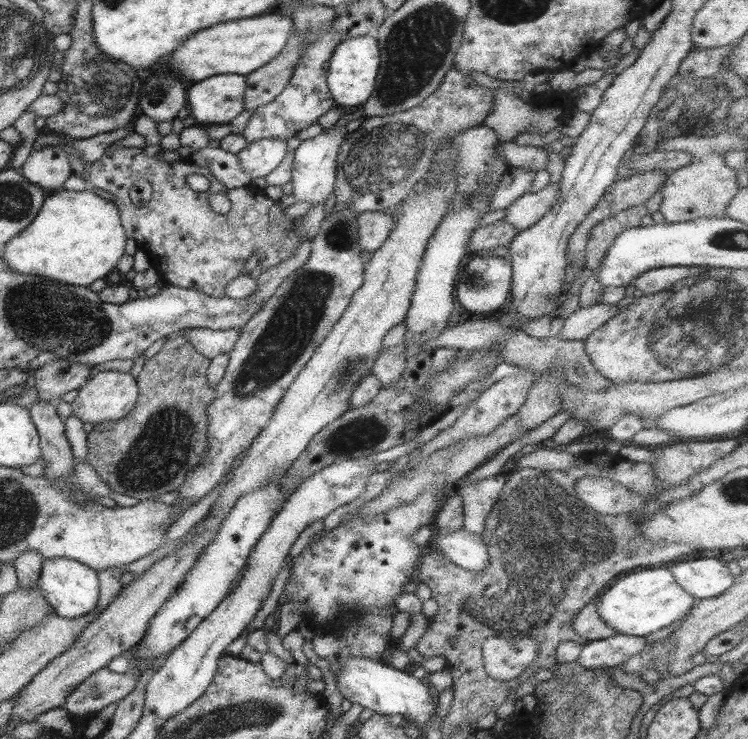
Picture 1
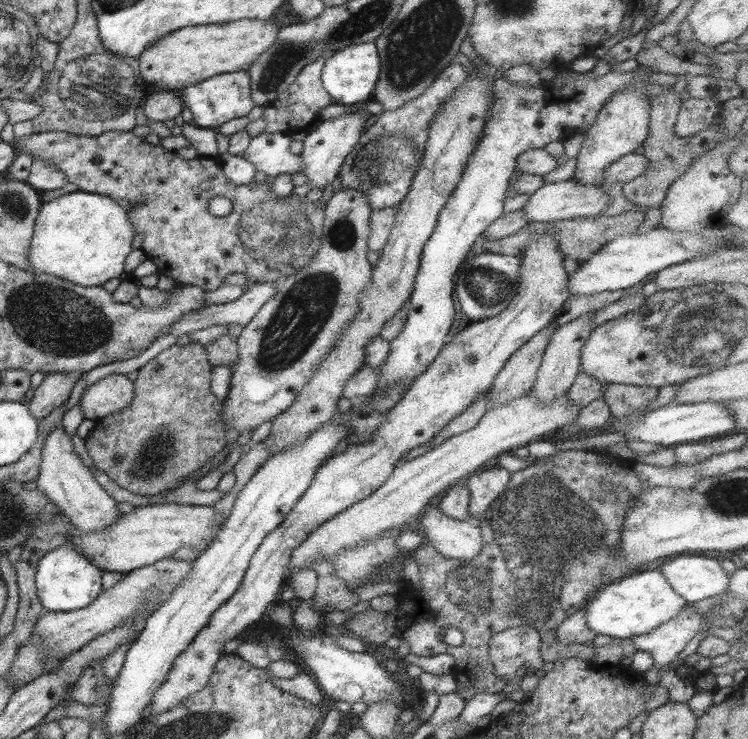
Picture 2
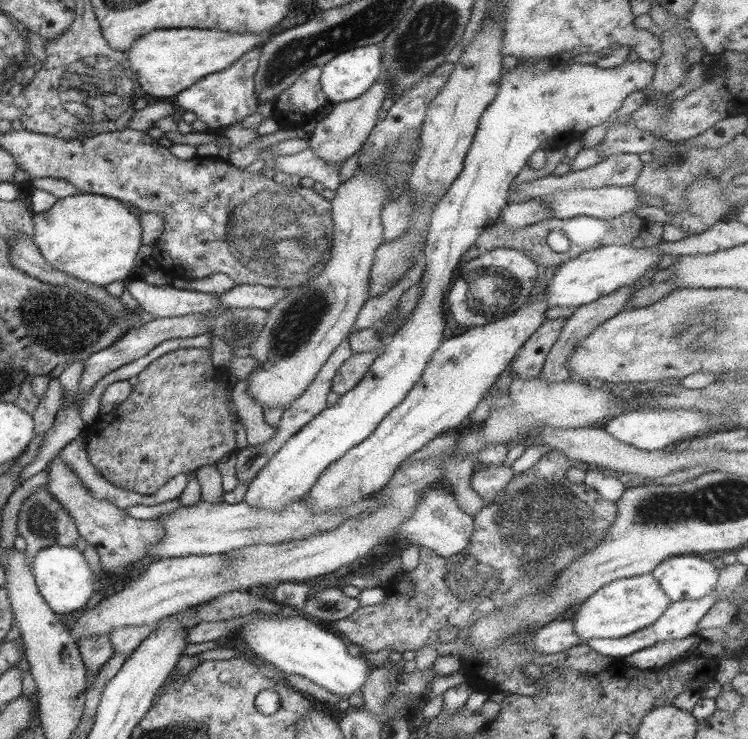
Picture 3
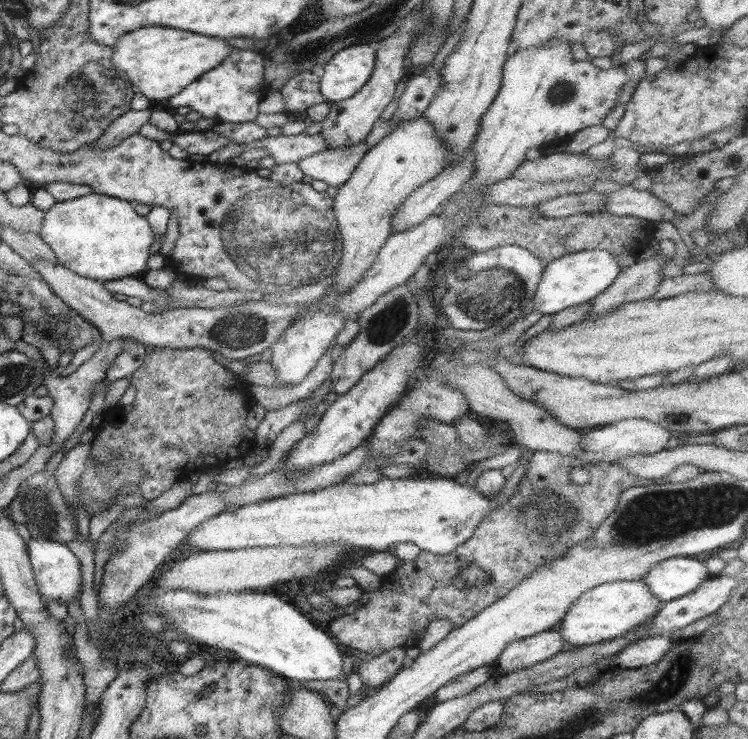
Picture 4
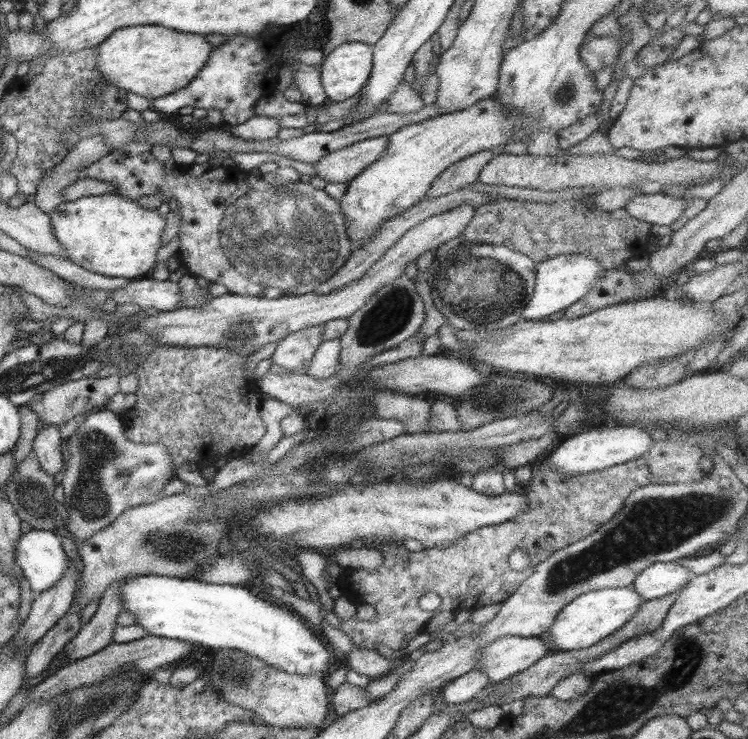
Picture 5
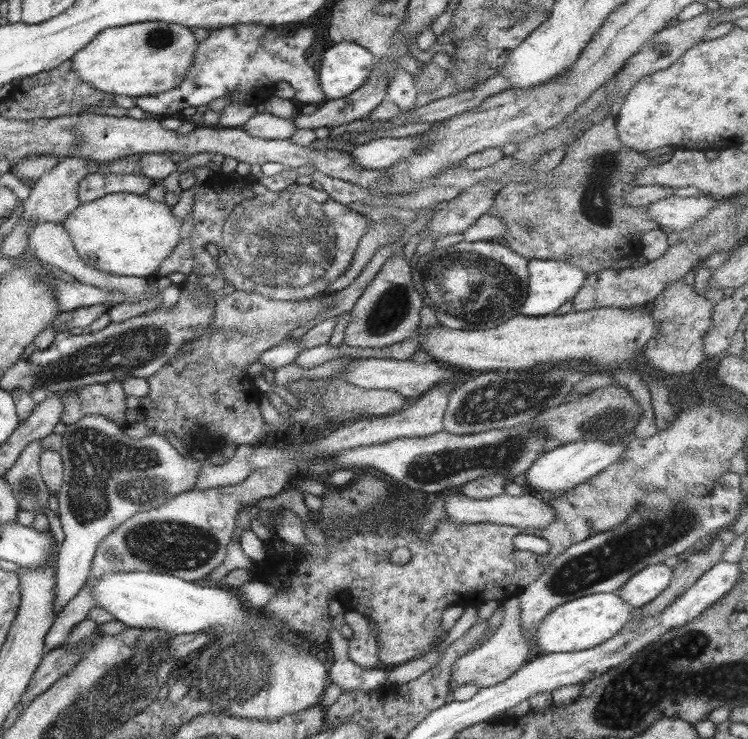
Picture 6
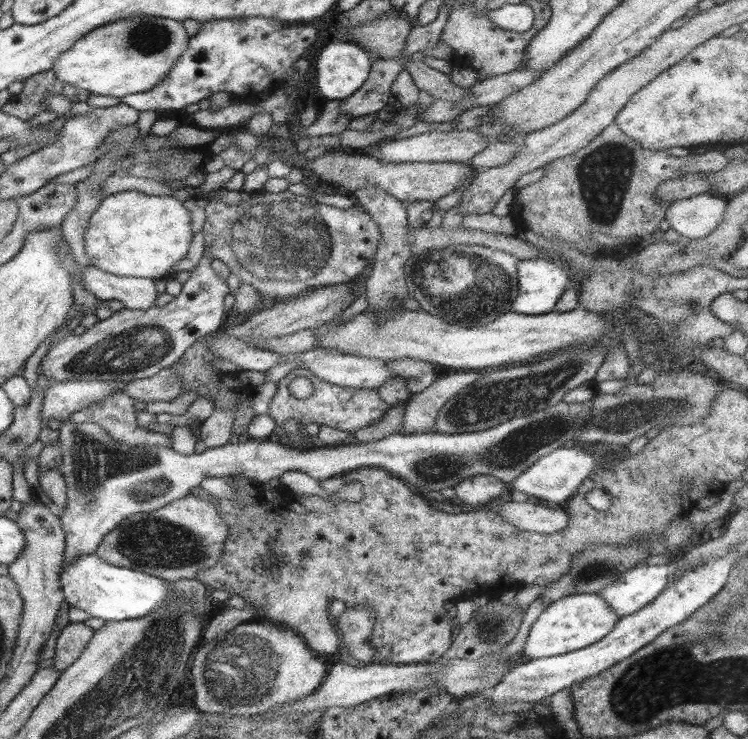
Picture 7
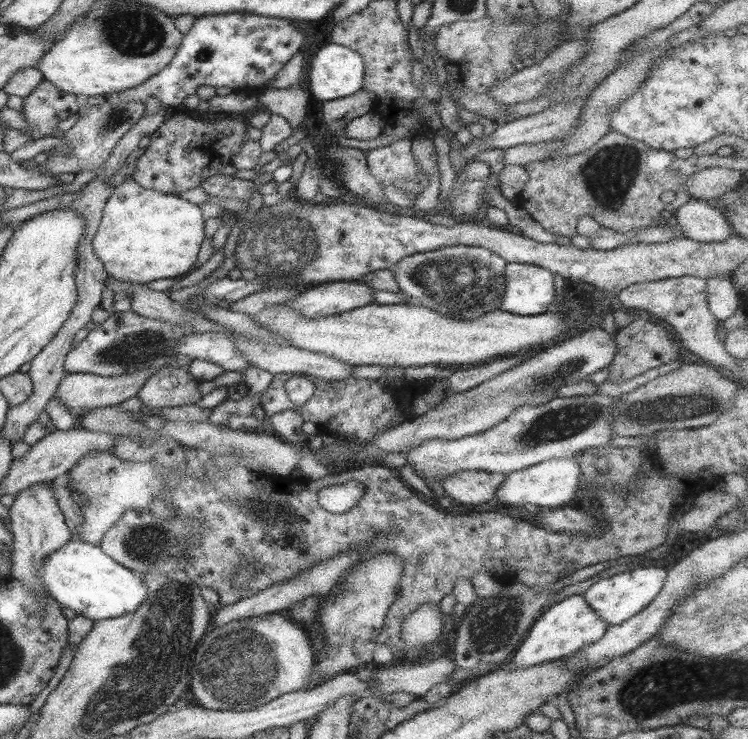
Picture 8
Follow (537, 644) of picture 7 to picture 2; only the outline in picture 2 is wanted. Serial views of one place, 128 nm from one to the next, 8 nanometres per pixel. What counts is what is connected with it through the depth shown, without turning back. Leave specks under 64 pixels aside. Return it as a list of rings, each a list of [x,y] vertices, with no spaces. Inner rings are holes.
[[[660,570],[629,574],[619,581],[602,587],[585,606],[586,624],[594,634],[610,636],[613,639],[630,639],[656,630],[670,618],[674,618],[684,606],[686,600],[670,587]]]

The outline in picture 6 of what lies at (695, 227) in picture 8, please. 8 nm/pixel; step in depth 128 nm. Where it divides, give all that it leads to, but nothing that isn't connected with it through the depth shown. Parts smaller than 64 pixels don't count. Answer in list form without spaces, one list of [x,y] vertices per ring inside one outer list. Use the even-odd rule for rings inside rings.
[[[670,195],[652,201],[648,208],[648,216],[656,220],[659,226],[666,225],[673,231],[682,233],[692,229],[704,215],[708,215],[718,199],[708,195],[699,197],[680,197]]]

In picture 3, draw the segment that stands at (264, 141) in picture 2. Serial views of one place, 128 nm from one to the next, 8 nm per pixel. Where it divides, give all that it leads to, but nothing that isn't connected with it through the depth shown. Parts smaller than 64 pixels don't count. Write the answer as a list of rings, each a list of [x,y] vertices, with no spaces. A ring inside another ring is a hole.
[[[248,145],[236,151],[232,151],[228,163],[240,169],[248,167],[256,160],[264,160],[267,164],[274,166],[274,170],[278,172],[286,172],[286,174],[297,175],[300,178],[304,176],[312,177],[315,182],[323,184],[328,190],[336,190],[340,185],[340,170],[342,165],[328,165],[316,156],[316,154],[308,147],[303,152],[298,152],[293,156],[270,156],[263,154],[267,148],[271,146]]]

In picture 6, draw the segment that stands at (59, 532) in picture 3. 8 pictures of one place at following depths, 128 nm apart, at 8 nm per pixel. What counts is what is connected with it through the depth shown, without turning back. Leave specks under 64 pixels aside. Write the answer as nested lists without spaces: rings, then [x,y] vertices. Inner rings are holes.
[[[38,440],[26,444],[26,448],[18,454],[14,466],[4,475],[20,511],[42,514],[49,508],[49,499],[53,493],[40,475],[42,451],[43,447]]]

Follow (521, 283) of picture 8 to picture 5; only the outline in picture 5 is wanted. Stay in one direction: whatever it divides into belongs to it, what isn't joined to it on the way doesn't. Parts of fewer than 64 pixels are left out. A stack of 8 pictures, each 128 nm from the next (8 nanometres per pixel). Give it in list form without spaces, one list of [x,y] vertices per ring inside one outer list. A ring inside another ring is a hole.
[[[558,255],[537,263],[535,288],[532,298],[522,312],[523,319],[540,321],[555,312],[565,311],[578,302],[584,294],[588,294],[592,284],[596,284],[602,274],[604,274],[604,268],[592,255]]]

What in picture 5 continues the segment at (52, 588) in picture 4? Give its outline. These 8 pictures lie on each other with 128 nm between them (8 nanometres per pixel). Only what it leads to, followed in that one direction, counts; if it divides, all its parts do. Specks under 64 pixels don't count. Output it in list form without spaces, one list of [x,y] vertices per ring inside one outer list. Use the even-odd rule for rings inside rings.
[[[31,529],[29,532],[22,534],[16,542],[16,548],[14,548],[16,563],[20,565],[24,576],[27,577],[34,595],[50,590],[62,578],[62,574],[68,570],[69,557],[60,541],[60,535],[57,532]]]

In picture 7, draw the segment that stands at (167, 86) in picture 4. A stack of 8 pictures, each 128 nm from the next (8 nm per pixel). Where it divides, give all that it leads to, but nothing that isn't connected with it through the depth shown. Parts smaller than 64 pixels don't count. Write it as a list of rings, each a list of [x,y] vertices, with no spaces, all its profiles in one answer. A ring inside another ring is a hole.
[[[132,16],[84,34],[76,44],[60,54],[52,66],[58,79],[92,95],[122,98],[146,92],[160,84],[174,62],[188,48],[189,36],[183,22],[154,16]]]

